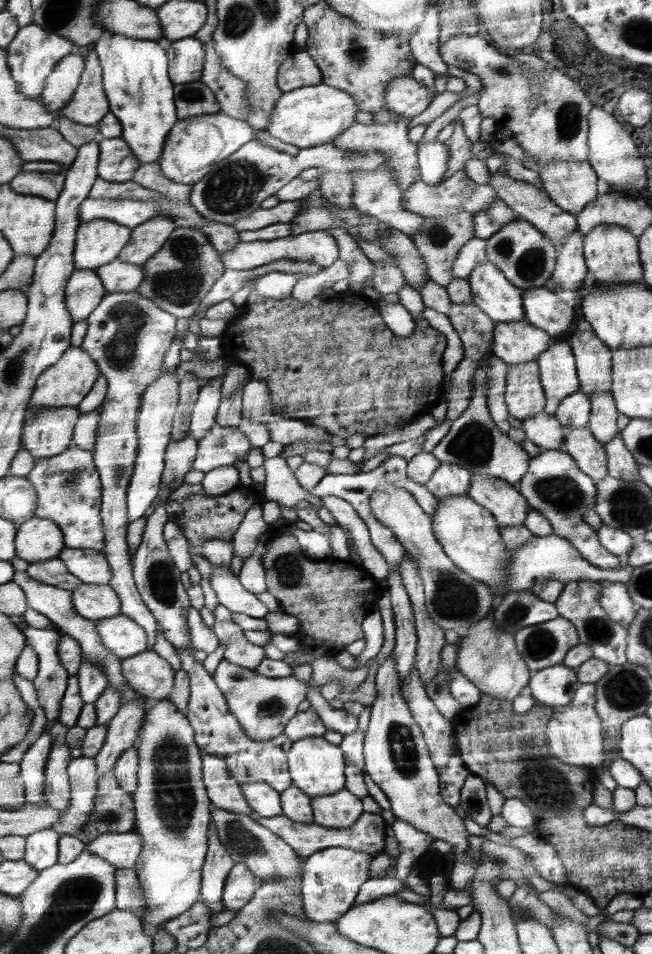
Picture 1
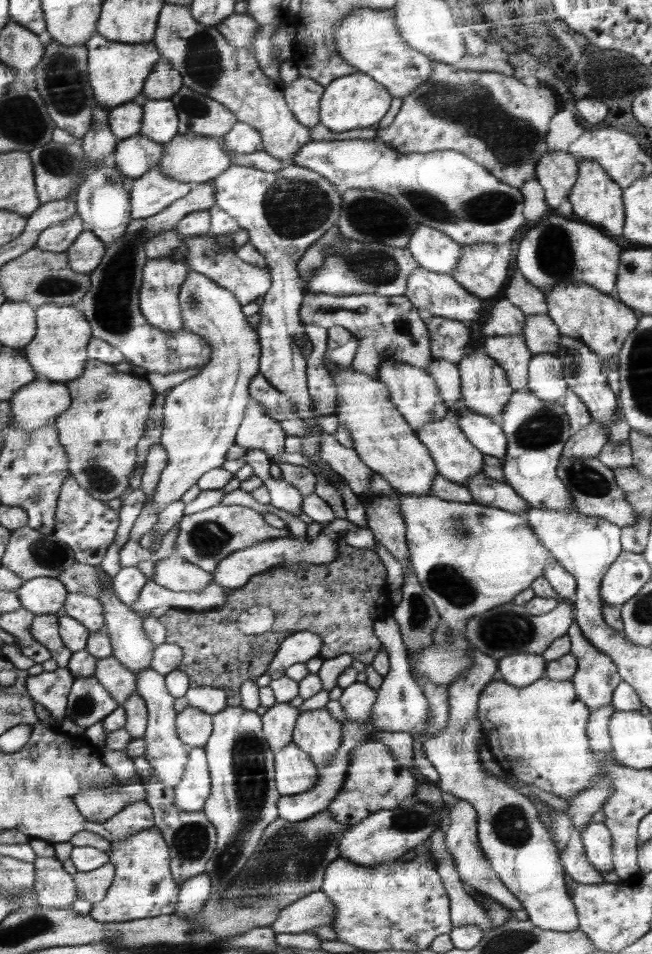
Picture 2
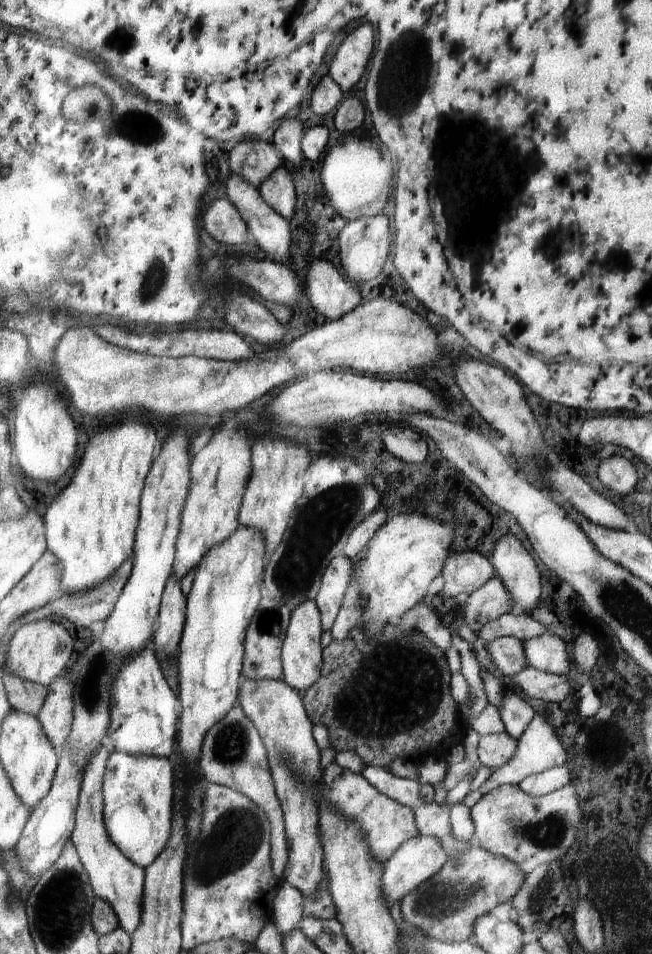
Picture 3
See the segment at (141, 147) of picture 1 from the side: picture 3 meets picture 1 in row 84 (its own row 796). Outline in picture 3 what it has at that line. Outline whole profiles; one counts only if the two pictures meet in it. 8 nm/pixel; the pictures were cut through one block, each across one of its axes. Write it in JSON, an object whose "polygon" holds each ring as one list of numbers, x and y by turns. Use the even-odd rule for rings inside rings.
{"polygon":[[114,751,105,776,105,817,123,851,146,870,165,852,174,836,177,770,172,758]]}

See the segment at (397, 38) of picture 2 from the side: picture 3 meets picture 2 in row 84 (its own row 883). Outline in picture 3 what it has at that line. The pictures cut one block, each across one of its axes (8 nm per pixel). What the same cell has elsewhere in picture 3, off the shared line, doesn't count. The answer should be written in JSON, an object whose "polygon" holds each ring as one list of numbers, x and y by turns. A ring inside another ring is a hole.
{"polygon":[[419,834,409,838,400,845,400,848,392,856,384,861,385,873,382,875,383,893,390,904,400,901,411,890,414,890,422,882,433,877,448,860,448,852,441,845,440,839,435,836]]}

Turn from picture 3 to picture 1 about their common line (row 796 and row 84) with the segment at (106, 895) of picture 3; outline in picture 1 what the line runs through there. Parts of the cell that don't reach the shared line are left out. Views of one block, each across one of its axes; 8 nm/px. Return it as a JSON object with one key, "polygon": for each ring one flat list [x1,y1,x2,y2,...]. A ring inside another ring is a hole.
{"polygon":[[95,50,86,57,86,70,82,77,82,84,79,86,73,101,61,110,59,117,68,117,76,122,85,125,98,125,105,120,105,116,111,113,111,100,105,89,105,67,101,61,101,55]]}

